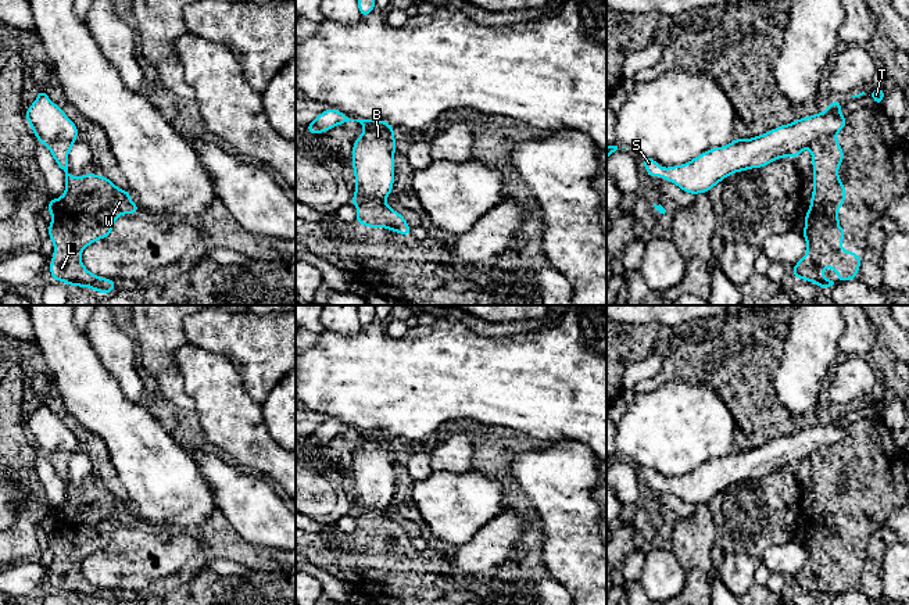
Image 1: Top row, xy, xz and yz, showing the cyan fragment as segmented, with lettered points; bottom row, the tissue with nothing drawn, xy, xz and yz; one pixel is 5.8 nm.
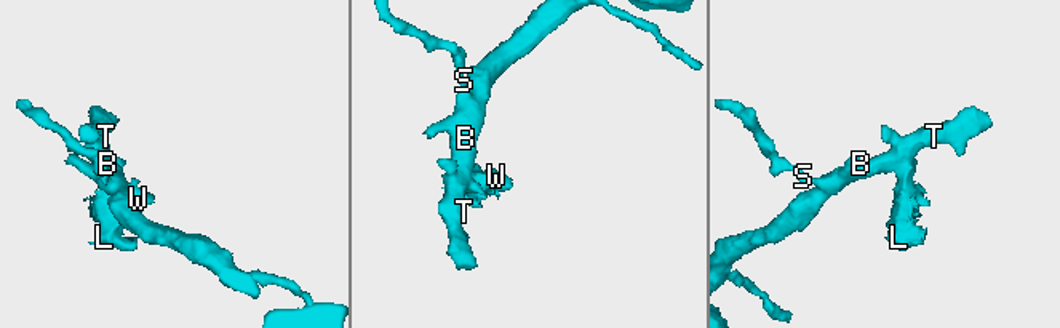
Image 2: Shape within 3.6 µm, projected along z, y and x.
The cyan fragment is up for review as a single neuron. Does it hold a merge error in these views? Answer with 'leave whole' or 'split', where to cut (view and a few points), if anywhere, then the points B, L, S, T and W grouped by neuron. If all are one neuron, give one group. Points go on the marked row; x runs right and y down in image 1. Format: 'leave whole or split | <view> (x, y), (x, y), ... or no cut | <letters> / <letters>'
split | xz (385, 200), (367, 199), (357, 206) | B S T / L W

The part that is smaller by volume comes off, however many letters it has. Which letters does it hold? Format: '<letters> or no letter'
L, W

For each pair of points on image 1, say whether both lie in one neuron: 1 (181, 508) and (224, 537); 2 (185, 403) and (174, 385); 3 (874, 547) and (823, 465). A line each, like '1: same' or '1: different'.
1: different
2: same
3: different

